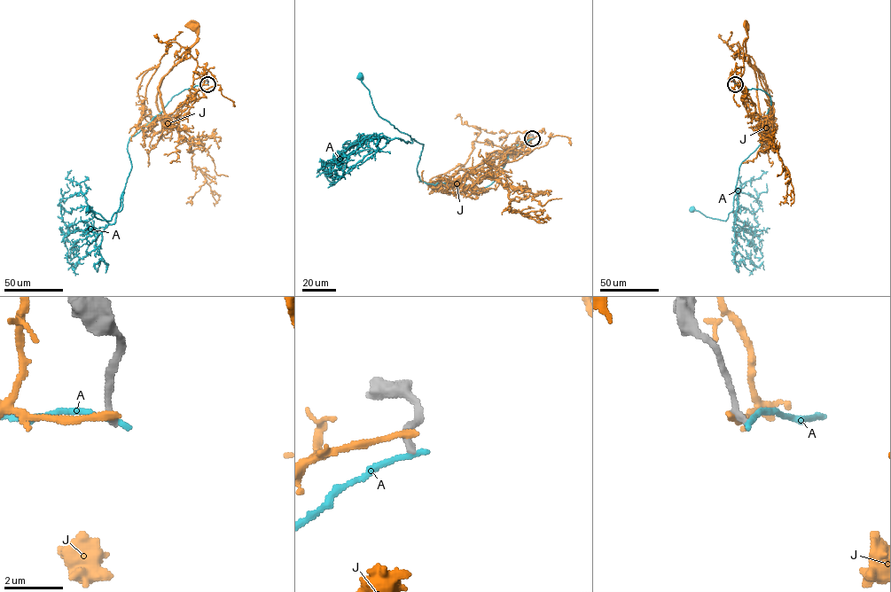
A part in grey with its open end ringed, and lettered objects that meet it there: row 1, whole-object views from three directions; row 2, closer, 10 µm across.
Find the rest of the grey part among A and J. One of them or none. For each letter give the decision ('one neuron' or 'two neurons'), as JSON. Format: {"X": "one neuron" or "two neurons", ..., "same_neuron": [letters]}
{"A": "two neurons", "J": "two neurons", "same_neuron": []}

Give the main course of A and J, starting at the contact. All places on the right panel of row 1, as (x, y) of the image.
A: (735, 84), (769, 96), (767, 136), (741, 164), (733, 210), (726, 221), (691, 209)
J: (734, 84), (746, 97), (739, 78), (744, 71), (743, 42), (747, 37), (746, 27)

